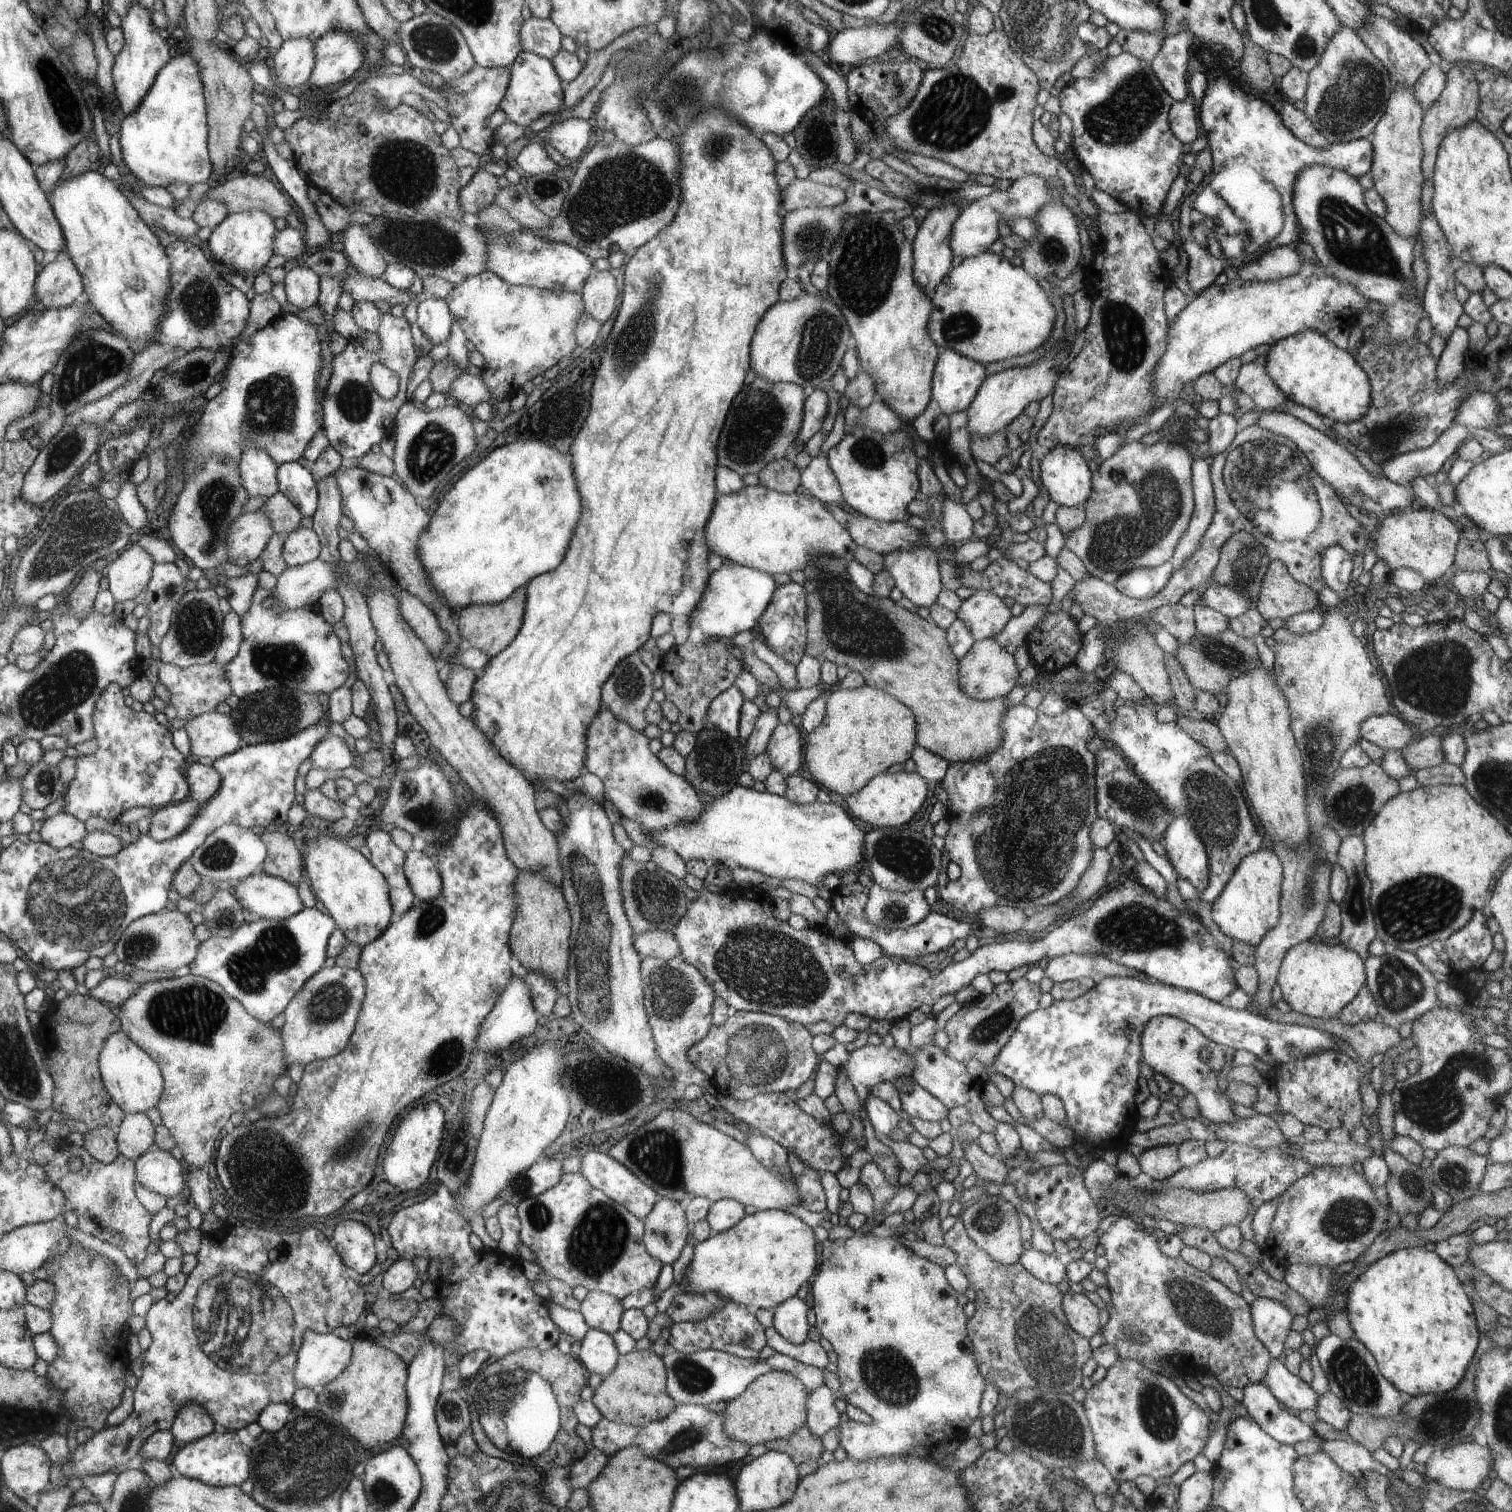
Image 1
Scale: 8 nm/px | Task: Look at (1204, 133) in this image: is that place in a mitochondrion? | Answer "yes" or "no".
no

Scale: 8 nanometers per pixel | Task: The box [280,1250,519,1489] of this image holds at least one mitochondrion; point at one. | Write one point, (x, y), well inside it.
(333, 1402)

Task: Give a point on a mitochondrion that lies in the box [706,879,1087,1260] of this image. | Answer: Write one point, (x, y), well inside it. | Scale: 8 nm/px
(763, 966)

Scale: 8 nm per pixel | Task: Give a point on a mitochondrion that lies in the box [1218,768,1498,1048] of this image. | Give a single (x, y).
(1415, 909)

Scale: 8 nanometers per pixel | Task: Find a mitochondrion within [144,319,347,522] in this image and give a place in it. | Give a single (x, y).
(271, 406)

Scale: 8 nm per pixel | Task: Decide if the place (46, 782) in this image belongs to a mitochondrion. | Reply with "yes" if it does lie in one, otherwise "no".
yes

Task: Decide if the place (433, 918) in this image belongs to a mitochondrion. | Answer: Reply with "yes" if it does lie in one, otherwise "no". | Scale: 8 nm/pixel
yes

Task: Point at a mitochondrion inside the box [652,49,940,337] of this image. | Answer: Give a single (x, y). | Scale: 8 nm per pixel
(867, 263)

